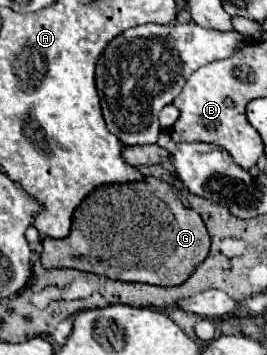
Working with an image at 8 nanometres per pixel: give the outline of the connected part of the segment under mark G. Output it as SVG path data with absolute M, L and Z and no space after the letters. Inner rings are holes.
M144 174L144 178L142 178L140 182L124 182L124 184L98 186L94 192L90 192L90 194L82 200L82 204L74 210L70 234L68 234L66 238L60 238L60 240L54 240L54 238L48 238L48 236L44 238L42 266L44 266L44 268L76 268L76 270L82 270L82 272L94 272L94 274L100 274L100 276L106 276L106 278L112 278L112 280L120 280L120 282L126 280L126 282L148 282L148 284L156 284L156 286L178 286L178 284L182 284L182 282L196 270L196 266L208 256L208 250L210 250L210 236L208 236L208 230L206 230L206 226L204 226L200 214L198 214L196 210L192 210L192 208L182 206L182 202L176 198L176 194L172 192L172 188L170 188L166 182L162 182L162 180L158 180L158 178L150 176L150 174ZM80 214L82 214L84 220L90 220L90 226L86 228L88 236L86 236L86 232L80 232ZM92 244L104 244L104 246L106 246L106 258L104 258L104 256L98 256L96 250L102 250L102 248L100 248L100 246L98 246L98 248L92 248Z

